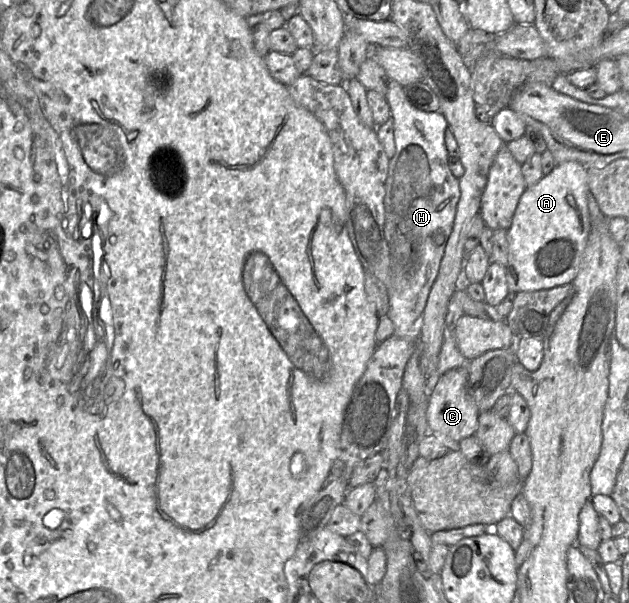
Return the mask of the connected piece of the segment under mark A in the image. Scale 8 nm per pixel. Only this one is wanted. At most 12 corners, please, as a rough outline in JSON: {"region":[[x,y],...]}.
{"region":[[556,164],[507,229],[509,293],[573,281],[587,168]]}

